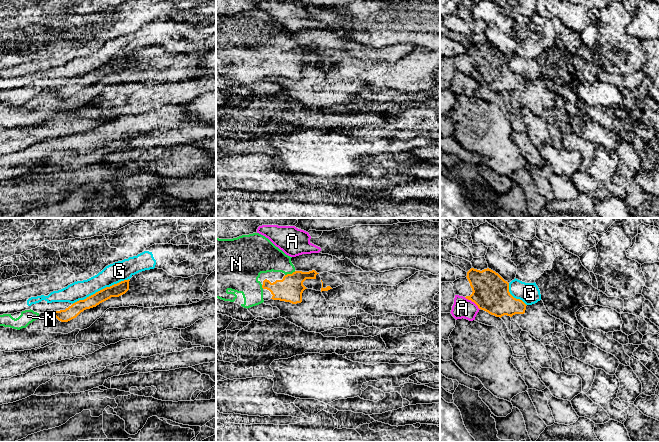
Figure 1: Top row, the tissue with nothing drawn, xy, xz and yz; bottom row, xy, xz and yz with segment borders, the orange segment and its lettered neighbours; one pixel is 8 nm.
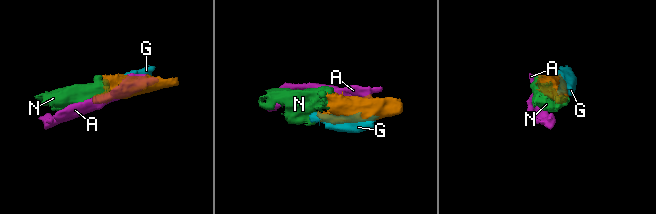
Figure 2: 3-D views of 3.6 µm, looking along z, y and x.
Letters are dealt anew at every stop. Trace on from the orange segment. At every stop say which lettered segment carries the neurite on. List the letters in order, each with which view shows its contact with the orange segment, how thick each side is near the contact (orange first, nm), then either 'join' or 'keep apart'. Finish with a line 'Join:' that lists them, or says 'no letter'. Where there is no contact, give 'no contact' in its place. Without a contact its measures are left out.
A: meets orange in yz; 280 nm thick on the orange side, 160 nm on the other; keep apart
G: meets orange in xy; 110 nm thick on the orange side, 160 nm on the other; keep apart
N: meets orange in xz; 200 nm thick on the orange side, 240 nm on the other; join
Join: N

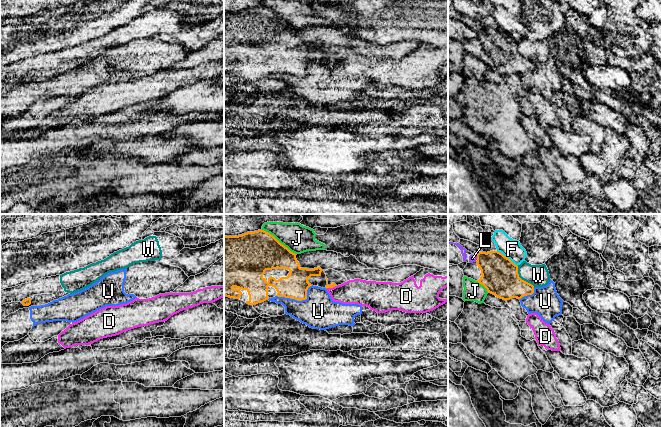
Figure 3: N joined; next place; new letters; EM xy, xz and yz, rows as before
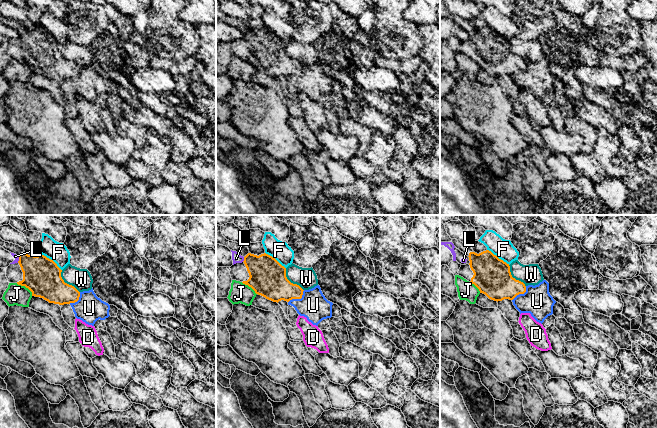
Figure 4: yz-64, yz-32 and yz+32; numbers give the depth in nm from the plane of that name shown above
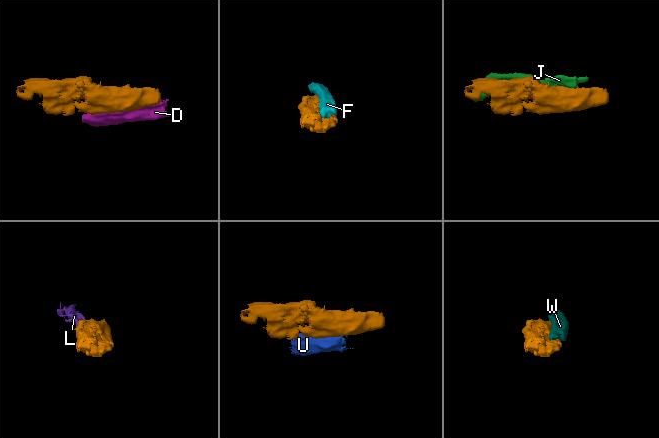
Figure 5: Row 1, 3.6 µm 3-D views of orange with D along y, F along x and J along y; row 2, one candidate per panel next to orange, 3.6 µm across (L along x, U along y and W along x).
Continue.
D: meets orange in xz; 40 nm thick on the orange side, 200 nm on the other; keep apart
F: meets orange in yz; 300 nm thick on the orange side, 160 nm on the other; keep apart
J: meets orange in xz; 360 nm thick on the orange side, 220 nm on the other; keep apart
L: meets orange in yz; 300 nm thick on the orange side, 60 nm on the other; keep apart
U: meets orange in xz; 200 nm thick on the orange side, 280 nm on the other; keep apart
W: meets orange in yz; 300 nm thick on the orange side, 180 nm on the other; keep apart
Join: no letter

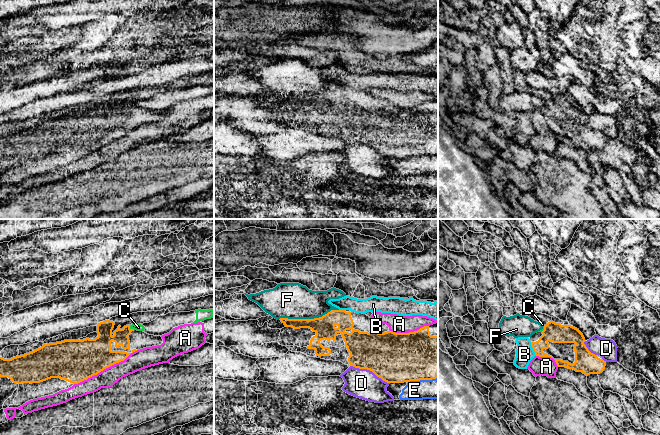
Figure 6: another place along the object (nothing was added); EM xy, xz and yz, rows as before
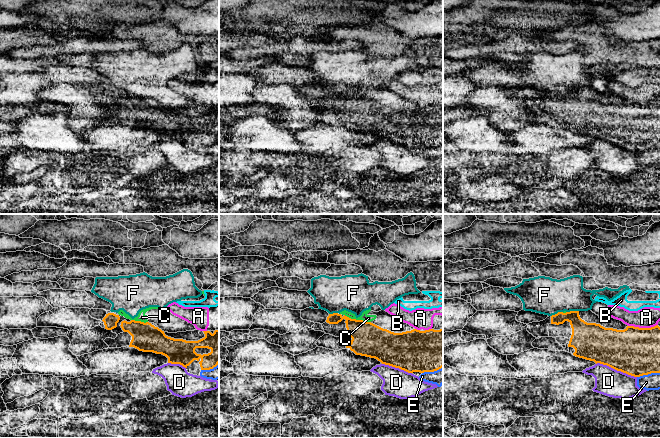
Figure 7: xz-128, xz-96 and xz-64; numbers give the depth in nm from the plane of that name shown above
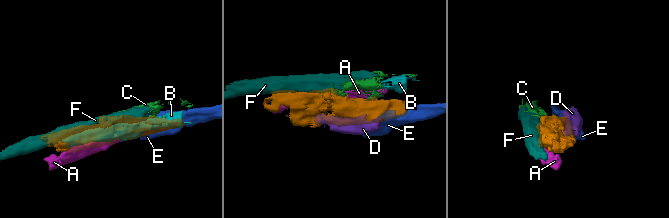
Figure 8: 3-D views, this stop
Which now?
A: meets orange in xy; 340 nm thick on the orange side, 150 nm on the other; keep apart
B: meets orange in yz; 160 nm thick on the orange side, 140 nm on the other; keep apart
C: meets orange in xy; 130 nm thick on the orange side, 60 nm on the other; keep apart
D: meets orange in xz; 400 nm thick on the orange side, 240 nm on the other; keep apart
E: meets orange in xz; 400 nm thick on the orange side, 160 nm on the other; keep apart
F: meets orange in xz; 170 nm thick on the orange side, 280 nm on the other; keep apart
Join: no letter

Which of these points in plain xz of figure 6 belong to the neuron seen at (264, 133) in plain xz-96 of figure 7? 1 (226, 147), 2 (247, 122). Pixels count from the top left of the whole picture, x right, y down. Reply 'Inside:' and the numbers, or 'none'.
Inside: 1

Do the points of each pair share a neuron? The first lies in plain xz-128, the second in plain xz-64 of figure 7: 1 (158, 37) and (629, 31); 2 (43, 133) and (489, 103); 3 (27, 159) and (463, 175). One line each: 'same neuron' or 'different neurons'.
1: different neurons
2: different neurons
3: same neuron

